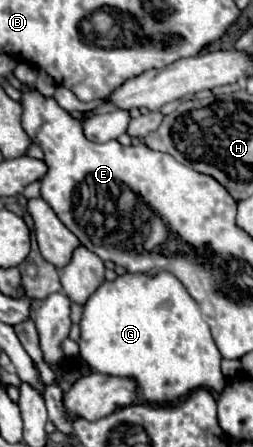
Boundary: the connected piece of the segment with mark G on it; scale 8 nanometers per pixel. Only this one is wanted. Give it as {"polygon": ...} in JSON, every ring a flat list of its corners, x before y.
{"polygon":[[157,272,155,276,121,274,113,282,105,280,83,306,79,350,81,358,93,370,135,380,137,398,147,404,175,404,193,390,207,388,221,392,225,384,225,376,221,372,221,352,211,338,209,324,203,320,199,304,171,272]]}

